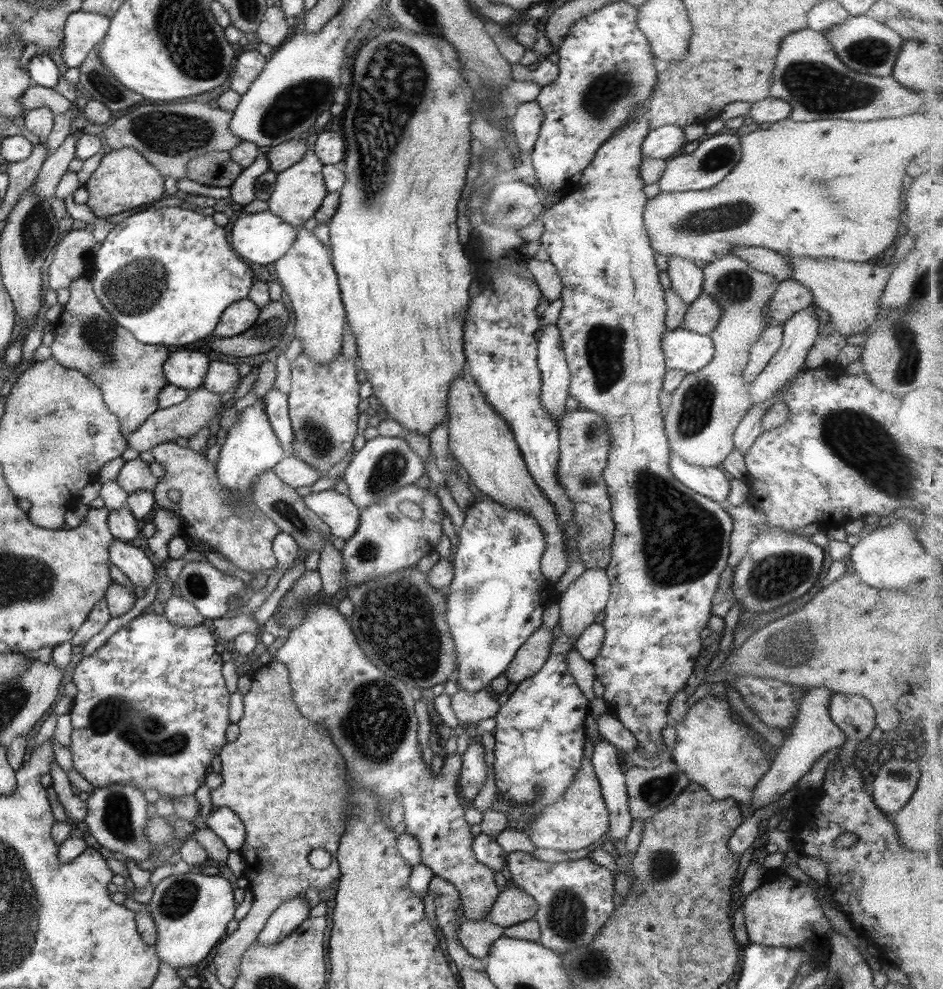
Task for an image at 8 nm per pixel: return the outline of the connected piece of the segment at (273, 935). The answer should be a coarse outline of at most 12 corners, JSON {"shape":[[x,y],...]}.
{"shape":[[302,895],[287,900],[268,918],[257,941],[284,940],[314,909]]}

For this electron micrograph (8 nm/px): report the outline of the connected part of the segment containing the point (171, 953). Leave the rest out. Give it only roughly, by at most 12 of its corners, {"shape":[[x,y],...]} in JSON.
{"shape":[[174,871],[149,904],[160,961],[196,966],[234,918],[219,875]]}

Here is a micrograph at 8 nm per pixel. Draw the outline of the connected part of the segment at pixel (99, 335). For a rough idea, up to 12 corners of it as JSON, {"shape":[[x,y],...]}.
{"shape":[[76,279],[52,357],[85,374],[122,434],[160,409],[161,345],[138,342]]}

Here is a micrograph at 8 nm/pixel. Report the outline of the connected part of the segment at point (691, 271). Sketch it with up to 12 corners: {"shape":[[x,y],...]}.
{"shape":[[674,255],[666,271],[688,306],[702,292],[703,269]]}

